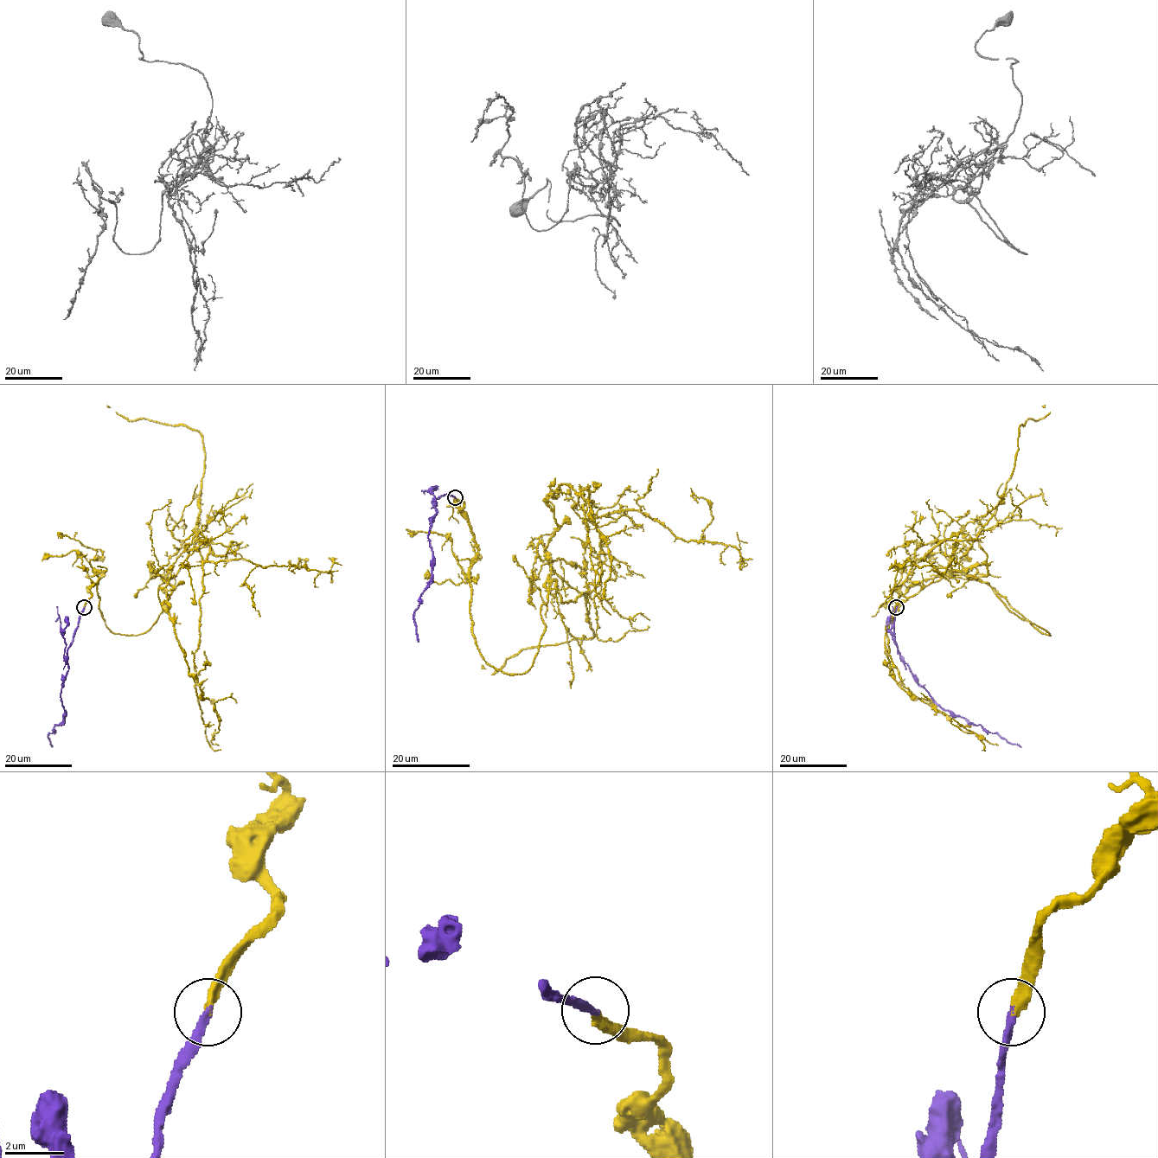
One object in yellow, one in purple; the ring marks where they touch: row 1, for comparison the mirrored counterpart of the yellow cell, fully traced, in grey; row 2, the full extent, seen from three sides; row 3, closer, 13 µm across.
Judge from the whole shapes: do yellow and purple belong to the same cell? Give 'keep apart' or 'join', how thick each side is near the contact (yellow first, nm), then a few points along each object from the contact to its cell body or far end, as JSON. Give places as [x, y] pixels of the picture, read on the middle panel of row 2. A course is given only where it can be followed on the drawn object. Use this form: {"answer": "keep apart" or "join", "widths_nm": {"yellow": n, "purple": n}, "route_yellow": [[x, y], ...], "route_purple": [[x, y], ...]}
{"answer": "join", "widths_nm": {"yellow": 320, "purple": 240}, "route_yellow": [[455, 497], [489, 665], [531, 667], [553, 563], [585, 566], [588, 485], [595, 591], [612, 596]], "route_purple": [[455, 497], [437, 498], [437, 512], [432, 518], [428, 540], [432, 578], [413, 611], [419, 642]]}

